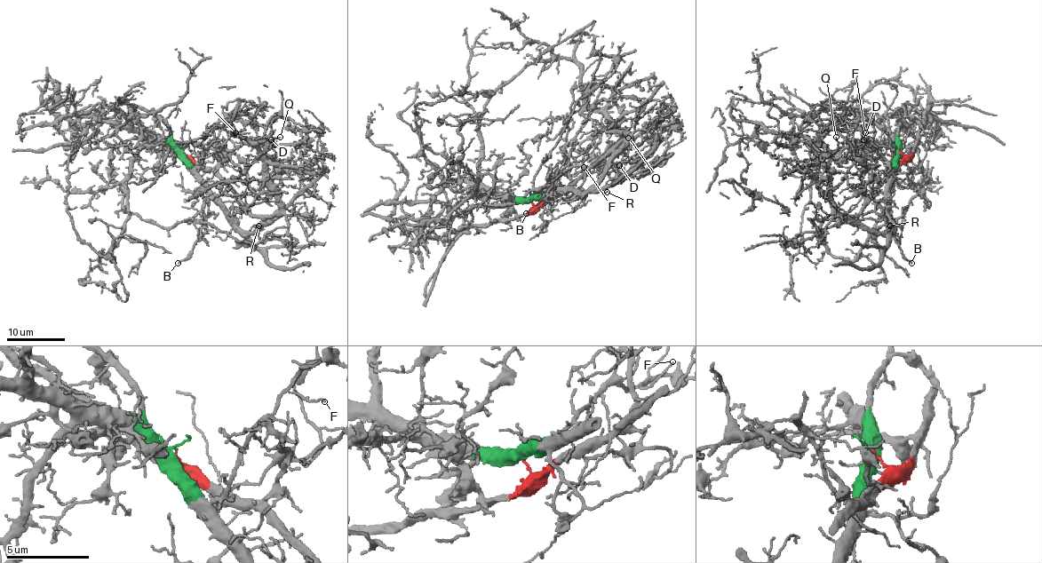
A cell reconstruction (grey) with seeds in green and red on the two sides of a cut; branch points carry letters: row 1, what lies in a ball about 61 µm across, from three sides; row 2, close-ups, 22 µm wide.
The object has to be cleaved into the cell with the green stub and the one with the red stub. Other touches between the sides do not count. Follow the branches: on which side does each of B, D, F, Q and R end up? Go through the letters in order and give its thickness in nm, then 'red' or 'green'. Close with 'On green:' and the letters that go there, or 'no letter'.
B: calibre 140 nm; green
D: calibre 130 nm; red
F: calibre 90 nm; green
Q: calibre 100 nm; red
R: calibre 120 nm; green
On green: B, F, R

